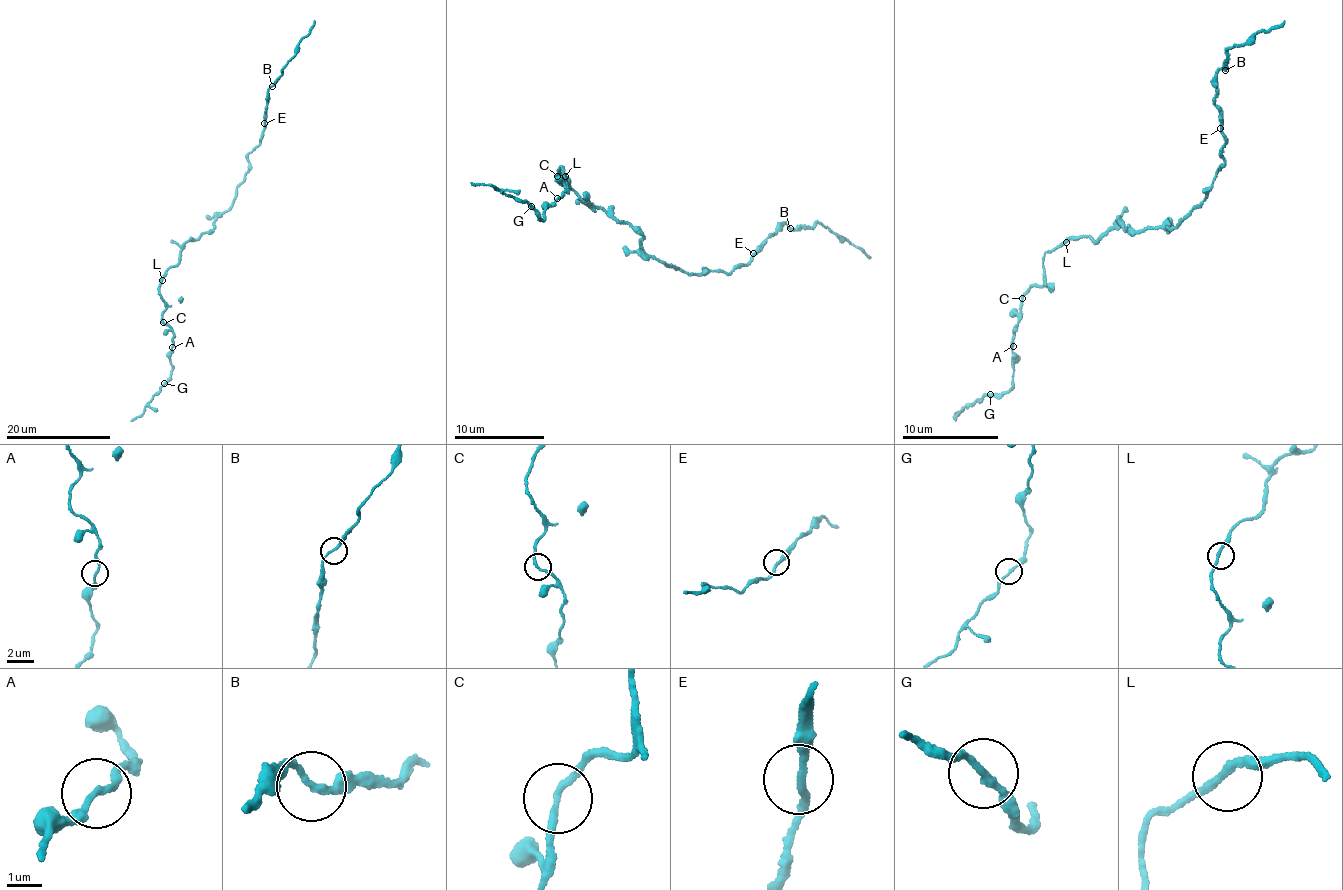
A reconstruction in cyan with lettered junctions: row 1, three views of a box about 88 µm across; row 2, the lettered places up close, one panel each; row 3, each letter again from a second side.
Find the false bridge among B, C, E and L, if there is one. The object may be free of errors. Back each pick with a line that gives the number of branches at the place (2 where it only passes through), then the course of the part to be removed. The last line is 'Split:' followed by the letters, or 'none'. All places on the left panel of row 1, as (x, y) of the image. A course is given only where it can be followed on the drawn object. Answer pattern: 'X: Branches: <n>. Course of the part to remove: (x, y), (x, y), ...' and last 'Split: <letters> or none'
Split: none

